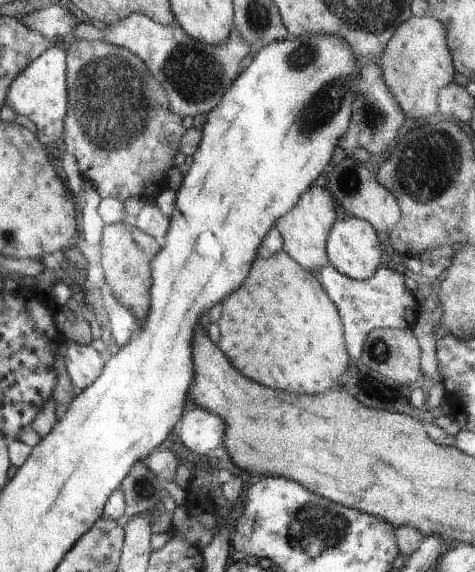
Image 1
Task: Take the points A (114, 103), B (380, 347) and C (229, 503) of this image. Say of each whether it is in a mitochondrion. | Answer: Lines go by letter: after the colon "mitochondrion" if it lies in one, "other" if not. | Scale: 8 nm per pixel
A: mitochondrion
B: mitochondrion
C: other

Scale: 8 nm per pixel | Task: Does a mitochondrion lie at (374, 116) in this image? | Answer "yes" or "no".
yes

